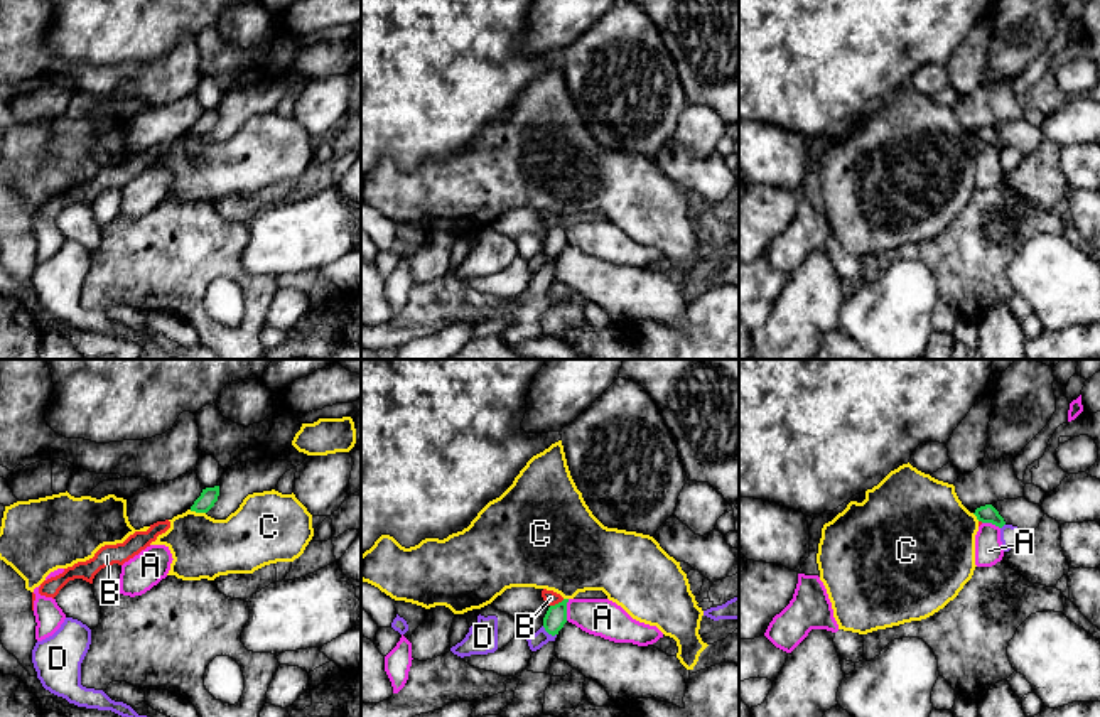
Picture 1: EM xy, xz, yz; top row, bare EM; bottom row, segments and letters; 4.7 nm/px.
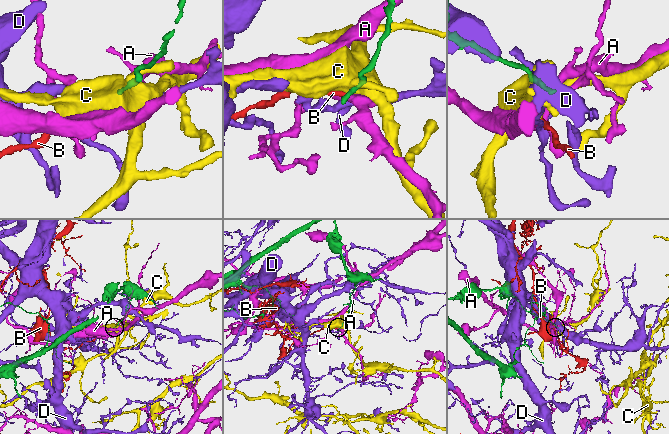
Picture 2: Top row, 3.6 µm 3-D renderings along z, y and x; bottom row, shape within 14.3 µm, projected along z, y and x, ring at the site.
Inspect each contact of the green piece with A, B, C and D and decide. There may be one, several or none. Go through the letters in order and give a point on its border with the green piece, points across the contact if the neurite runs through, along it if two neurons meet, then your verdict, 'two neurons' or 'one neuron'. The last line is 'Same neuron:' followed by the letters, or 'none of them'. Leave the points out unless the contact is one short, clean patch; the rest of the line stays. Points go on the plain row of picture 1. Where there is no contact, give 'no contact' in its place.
A: contact xz (566, 231); two neurons
B: contact xz (559, 225); border xz (564, 221), (550, 228); two neurons
C: contact xy (198, 134); border xy (189, 132), (204, 135); two neurons
D: contact xz (549, 255); two neurons
Same neuron: none of them

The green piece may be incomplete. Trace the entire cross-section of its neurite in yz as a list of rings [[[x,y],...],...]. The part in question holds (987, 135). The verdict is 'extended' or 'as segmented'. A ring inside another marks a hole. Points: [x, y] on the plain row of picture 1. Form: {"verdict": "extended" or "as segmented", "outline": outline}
{"verdict": "as segmented", "outline": [[[992,127],[977,130],[973,137],[982,145],[992,145],[999,150],[1002,150],[1006,147],[1004,140],[999,137],[999,133]]]}

